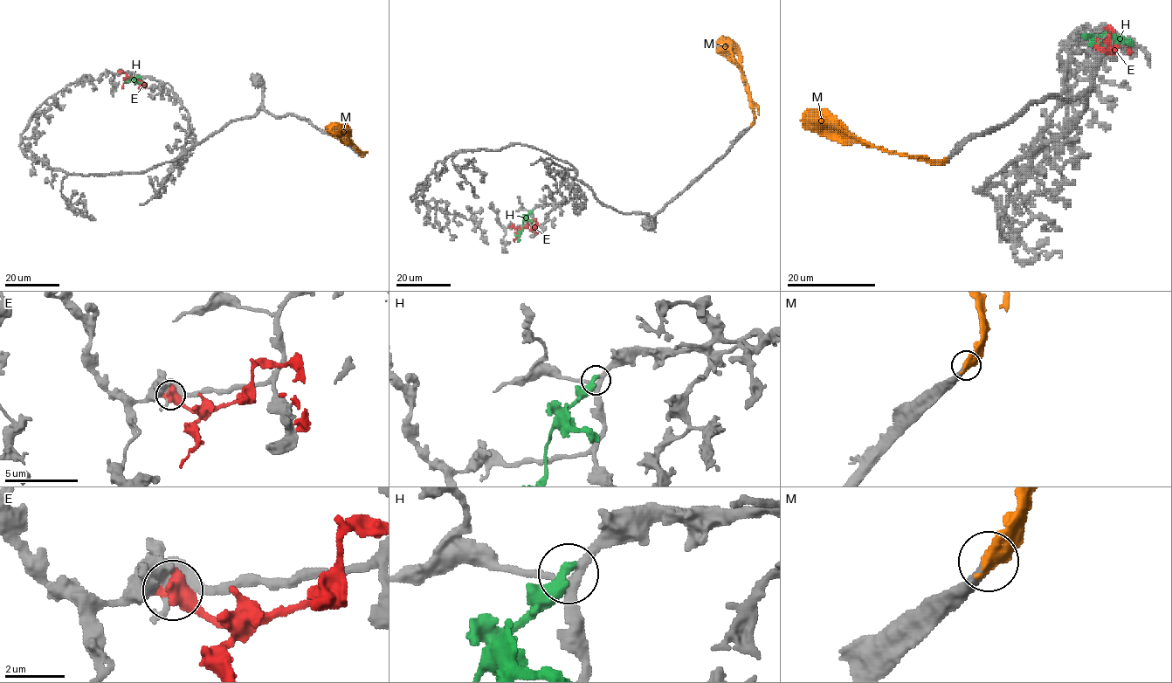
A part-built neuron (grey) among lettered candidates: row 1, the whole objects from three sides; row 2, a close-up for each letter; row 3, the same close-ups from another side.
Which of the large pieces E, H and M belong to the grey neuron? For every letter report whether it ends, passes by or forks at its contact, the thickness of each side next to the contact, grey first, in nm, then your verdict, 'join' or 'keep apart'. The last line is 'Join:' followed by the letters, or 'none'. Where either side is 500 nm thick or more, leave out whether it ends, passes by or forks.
E: calibres 440 and 750 nm; keep apart
H: calibres 240 and 500 nm; join
M: calibres 440 and 550 nm; join
Join: H, M

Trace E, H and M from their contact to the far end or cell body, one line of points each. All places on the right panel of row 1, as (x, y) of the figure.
E: (1107, 27), (1113, 32), (1104, 41), (1099, 41), (1099, 45), (1101, 49), (1113, 49), (1118, 44)
H: (1082, 36), (1091, 35), (1097, 37), (1103, 33), (1113, 35), (1133, 44)
M: (945, 162), (928, 162), (884, 152), (868, 144), (845, 143), (838, 136), (823, 135), (802, 115)

